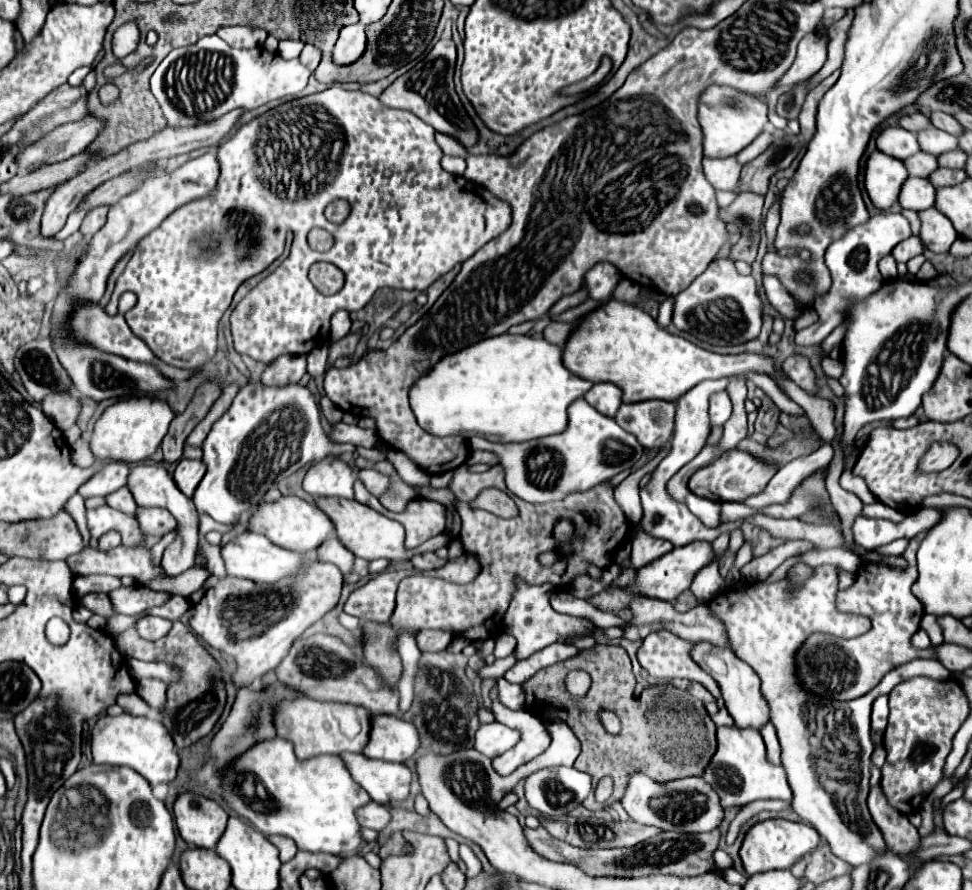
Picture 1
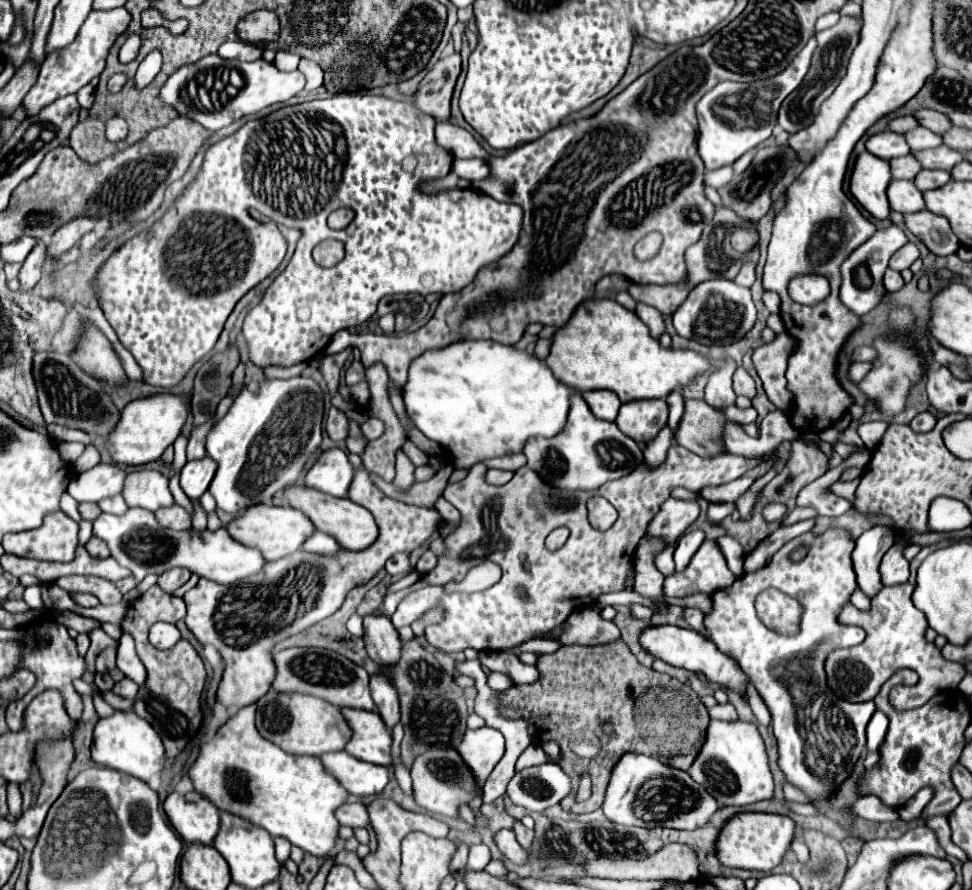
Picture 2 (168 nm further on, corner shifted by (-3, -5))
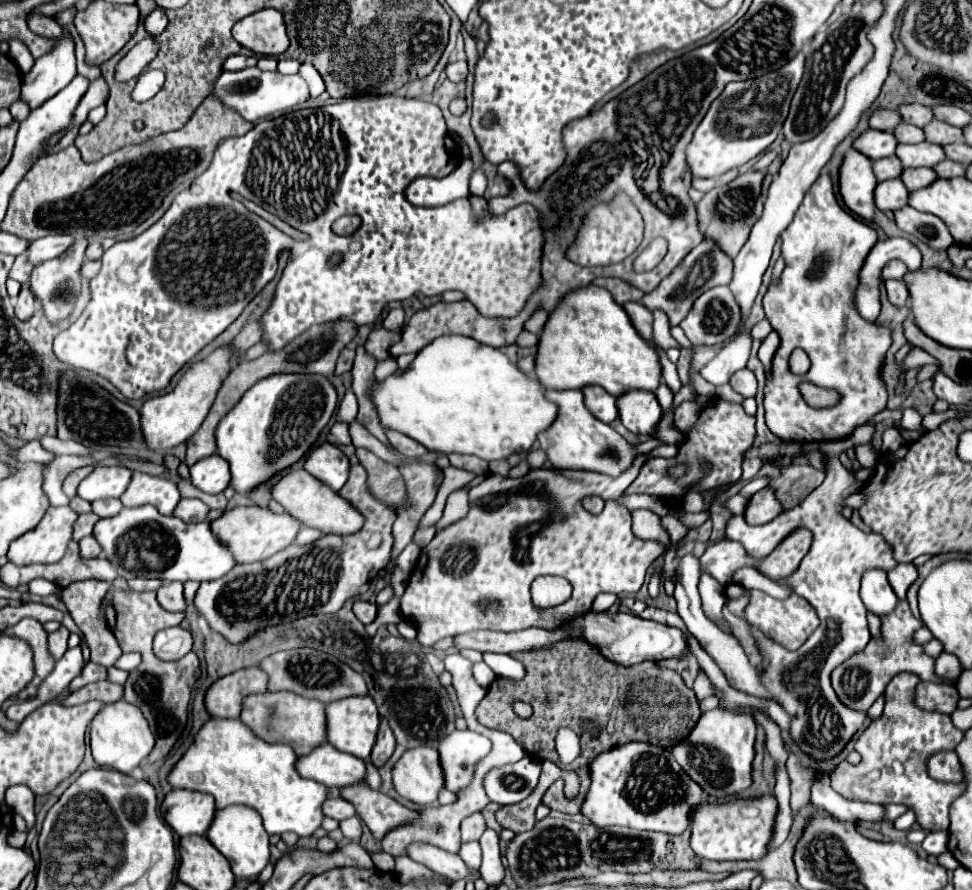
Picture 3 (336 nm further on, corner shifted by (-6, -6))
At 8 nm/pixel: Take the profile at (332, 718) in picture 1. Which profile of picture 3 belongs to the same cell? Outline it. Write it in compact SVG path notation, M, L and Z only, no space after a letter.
M266 692L260 696L248 696L244 702L240 720L256 732L266 742L282 742L296 750L298 756L310 754L314 748L328 742L328 730L326 730L326 712L324 704L318 700L304 698L294 692Z

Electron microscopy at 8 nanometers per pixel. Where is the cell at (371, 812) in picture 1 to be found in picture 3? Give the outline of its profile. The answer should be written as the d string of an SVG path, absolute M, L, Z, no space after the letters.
M328 798L328 800L324 802L324 814L330 816L330 818L334 818L334 820L338 820L338 822L342 822L342 820L346 820L346 818L356 816L356 810L354 810L354 806L352 806L348 800L344 800L344 798Z

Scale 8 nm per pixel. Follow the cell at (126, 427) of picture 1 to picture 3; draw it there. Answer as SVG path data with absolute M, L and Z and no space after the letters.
M222 346L214 350L208 358L192 364L172 392L146 400L140 408L140 426L142 426L142 438L146 442L146 448L158 452L158 450L170 450L186 442L204 422L216 398L216 392L224 382L224 378L228 376L230 368L232 364L228 364L228 346Z

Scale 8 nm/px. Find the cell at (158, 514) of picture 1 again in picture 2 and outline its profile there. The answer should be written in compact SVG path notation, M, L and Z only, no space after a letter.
M173 505L173 507L165 507L165 509L159 509L155 511L157 515L157 521L163 525L163 527L169 527L169 529L175 529L175 531L185 531L185 529L191 529L191 515L185 507L181 505Z

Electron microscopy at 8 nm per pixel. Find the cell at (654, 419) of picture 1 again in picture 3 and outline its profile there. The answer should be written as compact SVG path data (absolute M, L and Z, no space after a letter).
M628 392L628 396L618 398L618 412L622 424L638 436L650 436L658 426L662 408L654 392Z

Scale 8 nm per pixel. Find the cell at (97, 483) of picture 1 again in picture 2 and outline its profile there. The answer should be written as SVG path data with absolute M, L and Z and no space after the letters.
M99 463L93 469L75 475L75 479L71 481L67 491L79 503L83 503L83 501L99 503L105 497L113 497L113 495L121 493L125 477L127 477L127 473L123 469L119 469L117 465Z

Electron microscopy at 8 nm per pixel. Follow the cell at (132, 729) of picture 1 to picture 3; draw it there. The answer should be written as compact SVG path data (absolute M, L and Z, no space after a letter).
M124 700L104 706L90 724L90 746L98 766L108 766L118 772L130 774L134 768L140 766L142 760L150 756L150 752L154 750L154 744L156 744L156 738L150 732L142 712Z

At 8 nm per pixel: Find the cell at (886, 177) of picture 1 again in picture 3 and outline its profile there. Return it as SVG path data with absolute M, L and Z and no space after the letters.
M848 150L840 168L840 194L846 206L864 220L874 218L876 184L872 160L858 150Z

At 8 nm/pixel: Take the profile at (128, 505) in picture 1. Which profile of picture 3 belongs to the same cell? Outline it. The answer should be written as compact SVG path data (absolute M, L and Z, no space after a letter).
M112 498L112 500L96 500L92 502L92 512L100 518L108 518L108 516L116 516L122 510L122 502Z

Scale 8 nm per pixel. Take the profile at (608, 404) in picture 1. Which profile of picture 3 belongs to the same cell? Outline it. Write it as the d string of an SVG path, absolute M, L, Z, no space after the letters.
M588 386L582 392L584 392L584 402L586 402L588 410L598 420L610 424L610 422L614 422L618 418L616 398L612 394L608 394L604 388L600 388L600 386Z

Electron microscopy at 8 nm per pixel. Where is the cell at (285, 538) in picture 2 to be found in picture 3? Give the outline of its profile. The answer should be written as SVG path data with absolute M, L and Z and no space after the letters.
M238 506L234 510L226 510L220 518L212 522L212 532L220 536L222 544L228 544L228 548L232 548L232 554L236 556L238 564L262 562L282 552L284 548L294 544L300 528L302 522L290 516L288 512L276 514L270 508L260 508L260 506Z

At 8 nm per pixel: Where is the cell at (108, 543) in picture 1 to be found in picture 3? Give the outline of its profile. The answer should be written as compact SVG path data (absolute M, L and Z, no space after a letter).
M86 536L80 540L80 554L84 558L98 558L102 554L102 546L96 542L94 536Z

